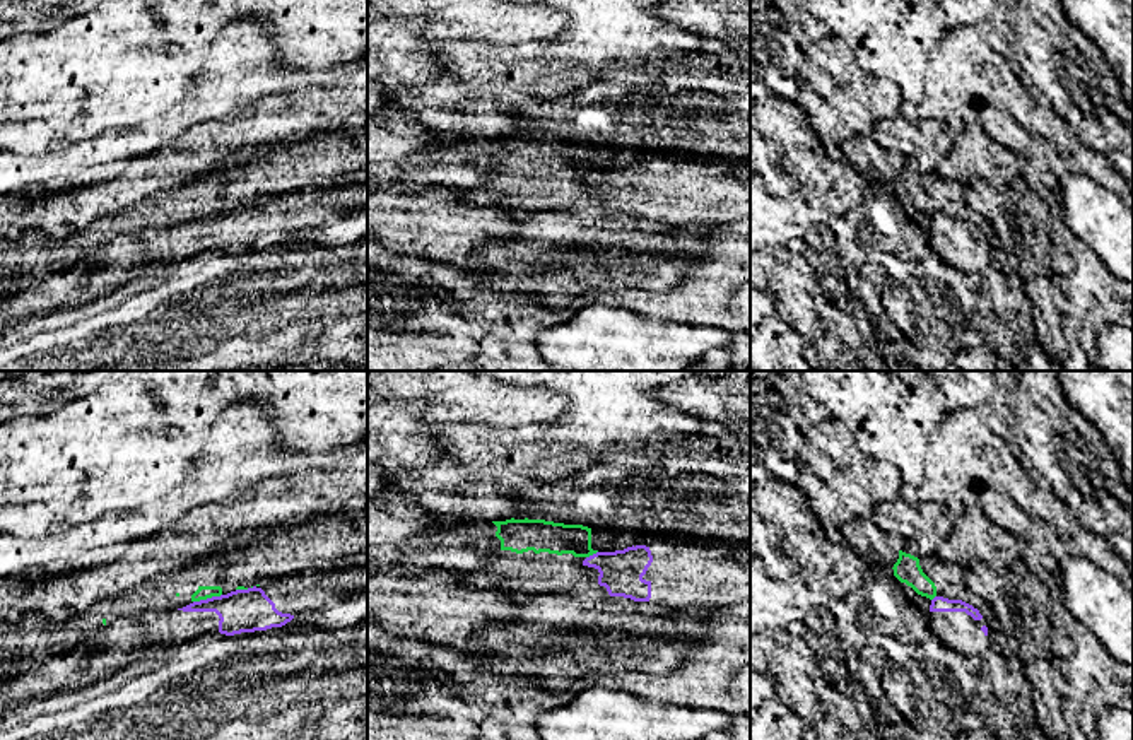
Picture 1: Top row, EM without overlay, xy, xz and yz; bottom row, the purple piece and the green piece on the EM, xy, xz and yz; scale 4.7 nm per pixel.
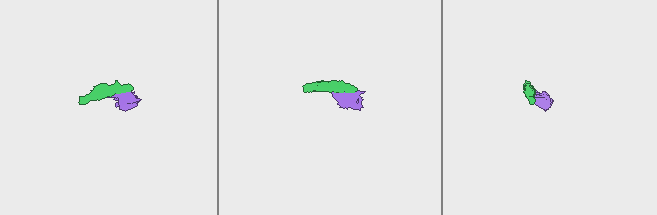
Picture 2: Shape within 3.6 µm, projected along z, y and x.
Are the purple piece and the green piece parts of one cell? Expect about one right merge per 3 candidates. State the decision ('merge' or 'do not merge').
do not merge

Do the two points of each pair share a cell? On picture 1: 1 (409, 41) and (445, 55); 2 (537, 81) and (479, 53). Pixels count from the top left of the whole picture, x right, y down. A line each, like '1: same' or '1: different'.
1: different
2: same

